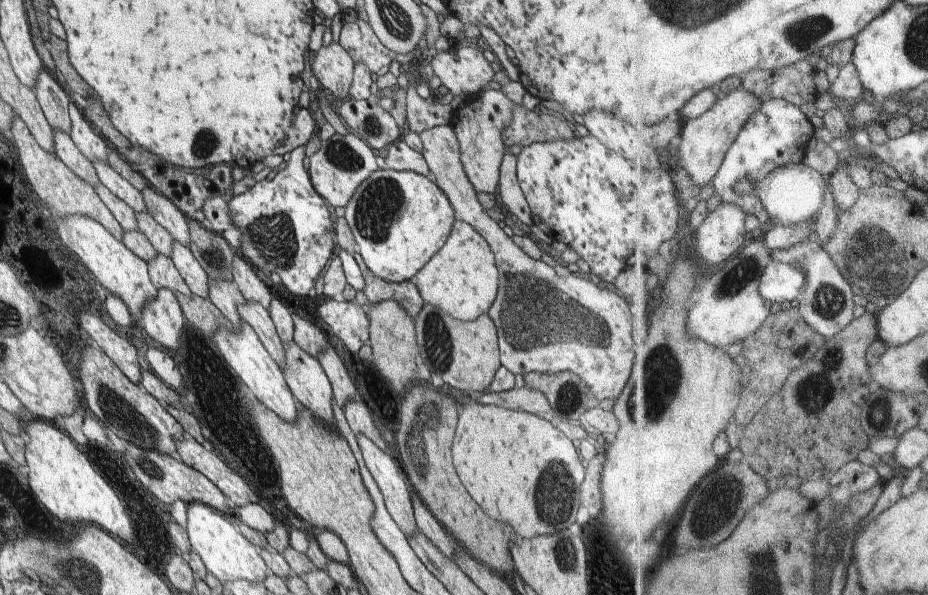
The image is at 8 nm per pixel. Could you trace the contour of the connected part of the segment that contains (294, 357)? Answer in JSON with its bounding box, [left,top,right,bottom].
[282,340,335,427]

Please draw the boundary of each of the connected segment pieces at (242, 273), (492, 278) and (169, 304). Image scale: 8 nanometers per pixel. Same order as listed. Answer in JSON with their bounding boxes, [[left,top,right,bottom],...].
[[232,252,272,308],[414,219,499,321],[139,288,185,350]]

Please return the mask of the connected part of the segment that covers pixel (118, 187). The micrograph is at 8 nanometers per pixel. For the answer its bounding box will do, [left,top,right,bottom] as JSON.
[93,162,146,213]

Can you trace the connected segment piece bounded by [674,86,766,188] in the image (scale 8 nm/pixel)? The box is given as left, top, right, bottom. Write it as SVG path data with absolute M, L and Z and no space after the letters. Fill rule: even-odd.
M744 86L720 99L704 116L688 121L680 141L680 155L674 160L674 164L683 166L700 188L710 182L714 183L730 149L735 145L748 122L764 108L765 104L762 97Z

